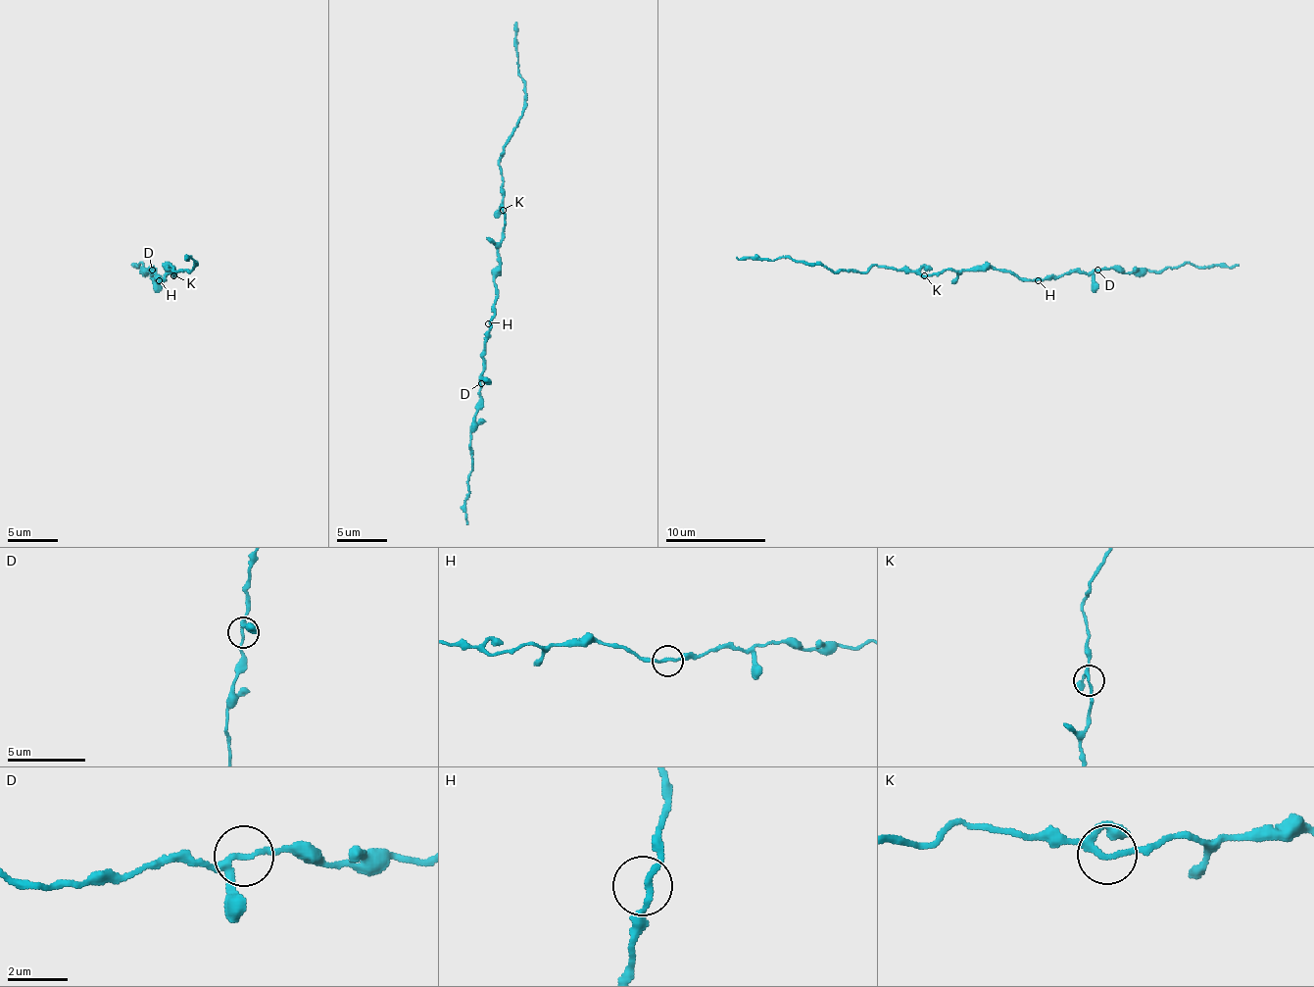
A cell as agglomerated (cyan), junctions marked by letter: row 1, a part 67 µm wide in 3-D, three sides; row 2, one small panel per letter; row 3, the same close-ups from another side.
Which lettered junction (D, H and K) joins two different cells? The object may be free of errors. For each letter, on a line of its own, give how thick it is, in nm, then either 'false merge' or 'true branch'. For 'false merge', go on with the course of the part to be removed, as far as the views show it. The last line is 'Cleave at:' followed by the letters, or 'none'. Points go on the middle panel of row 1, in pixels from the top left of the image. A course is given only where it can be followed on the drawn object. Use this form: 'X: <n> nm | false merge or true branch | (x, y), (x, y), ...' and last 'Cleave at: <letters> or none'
D: 170 nm | true branch
H: 190 nm | true branch
K: 180 nm | false merge | (504, 211), (499, 158), (526, 108), (526, 90), (518, 75), (515, 23)
Cleave at: K

